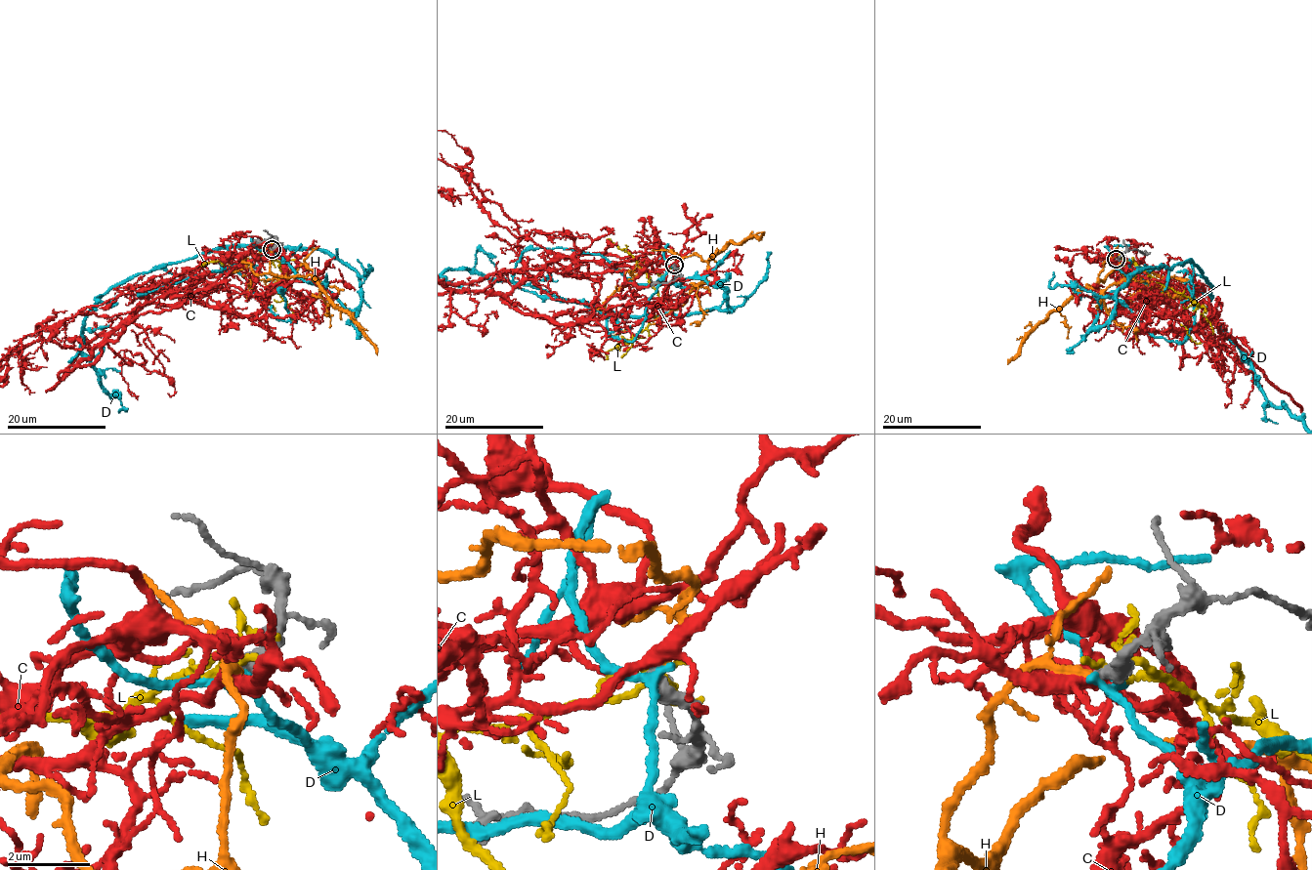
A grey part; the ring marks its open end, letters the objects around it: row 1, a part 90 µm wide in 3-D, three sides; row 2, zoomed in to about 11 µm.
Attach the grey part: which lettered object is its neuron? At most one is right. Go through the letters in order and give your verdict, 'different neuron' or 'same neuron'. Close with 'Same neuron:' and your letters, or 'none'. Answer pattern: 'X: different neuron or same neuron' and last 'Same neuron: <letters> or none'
C: different neuron
D: different neuron
H: same neuron
L: different neuron
Same neuron: H

